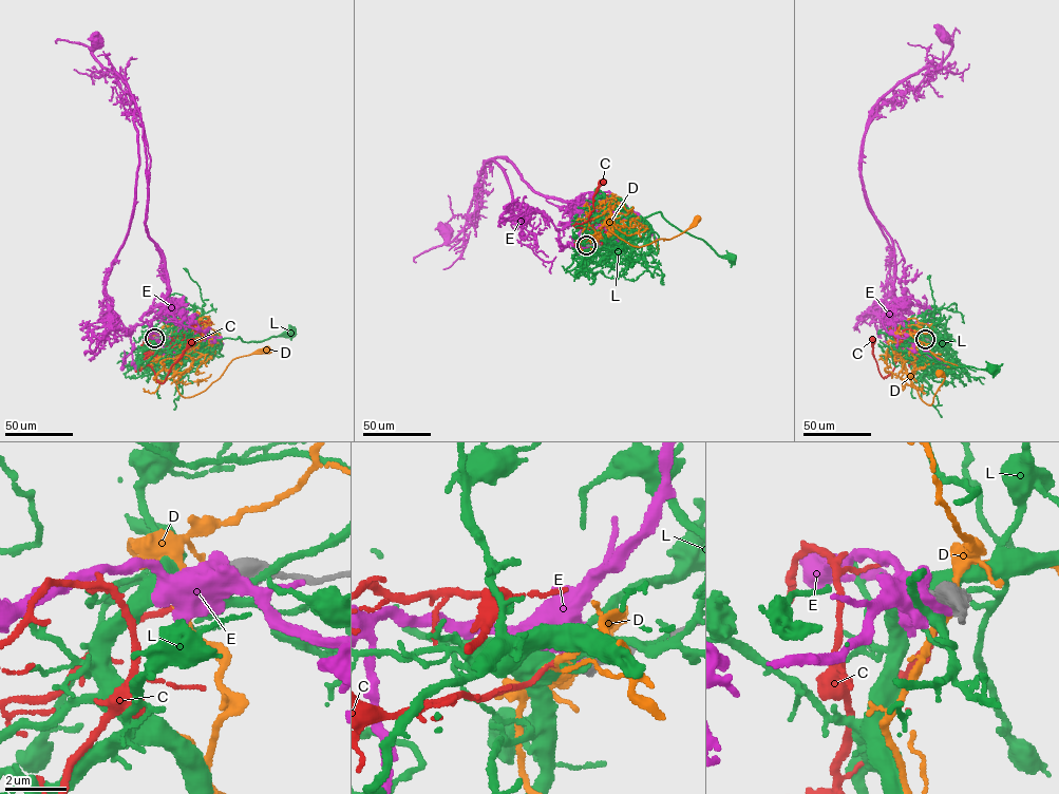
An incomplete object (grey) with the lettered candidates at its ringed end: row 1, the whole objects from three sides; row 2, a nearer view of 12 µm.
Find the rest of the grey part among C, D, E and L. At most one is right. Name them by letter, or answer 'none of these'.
C

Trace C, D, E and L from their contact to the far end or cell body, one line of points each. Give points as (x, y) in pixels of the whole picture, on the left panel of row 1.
C: (154, 338), (143, 343), (150, 338), (148, 351), (156, 355), (153, 352), (145, 360), (162, 383), (192, 342)
D: (154, 338), (148, 358), (152, 363), (180, 357), (173, 379), (185, 397), (204, 391), (233, 359), (268, 351)
E: (155, 338), (148, 322), (166, 309), (168, 286), (164, 253), (145, 228), (143, 126), (95, 42)
L: (154, 338), (150, 342), (162, 356), (180, 344), (201, 338), (240, 336), (244, 341), (256, 342), (290, 334)

